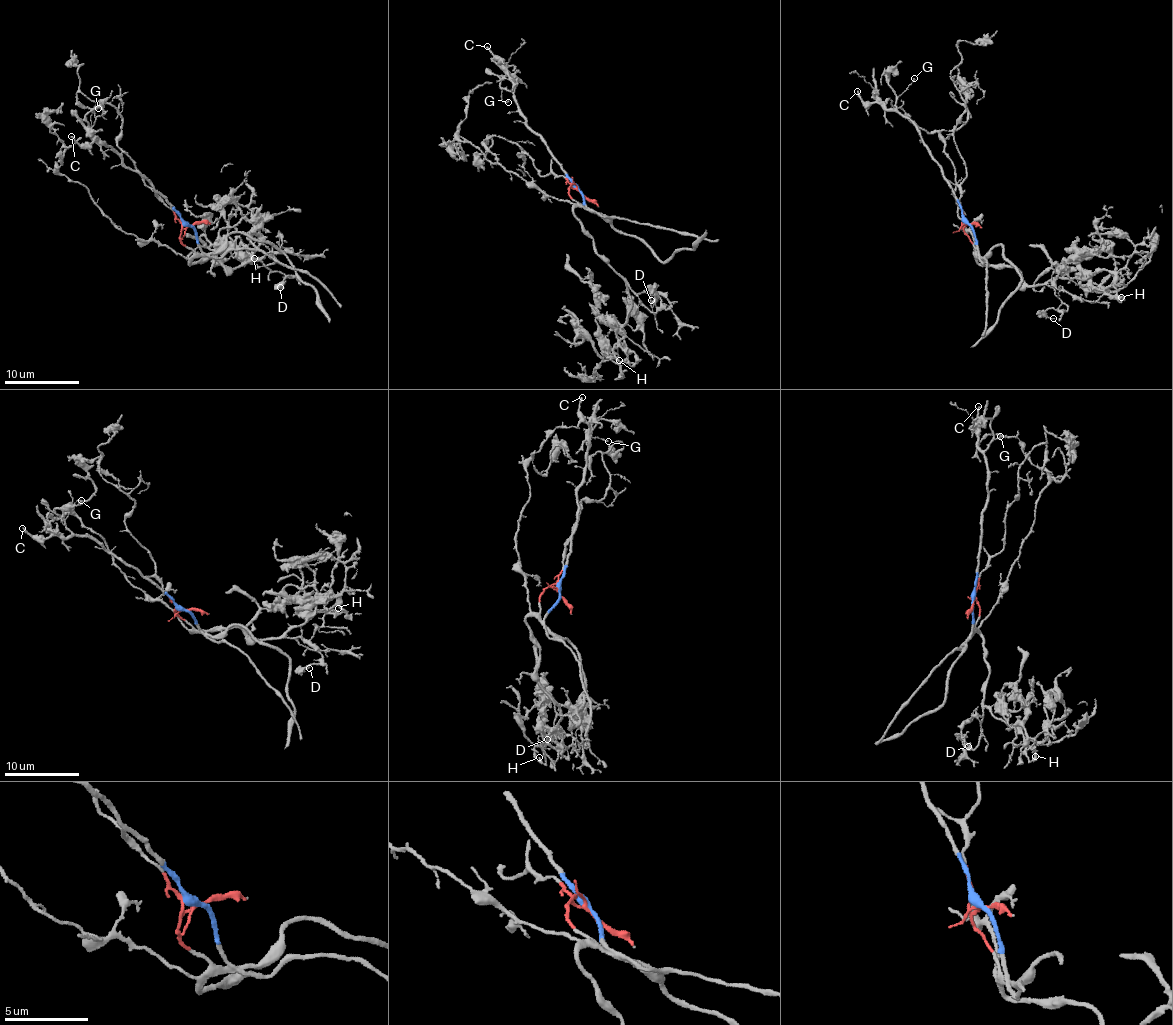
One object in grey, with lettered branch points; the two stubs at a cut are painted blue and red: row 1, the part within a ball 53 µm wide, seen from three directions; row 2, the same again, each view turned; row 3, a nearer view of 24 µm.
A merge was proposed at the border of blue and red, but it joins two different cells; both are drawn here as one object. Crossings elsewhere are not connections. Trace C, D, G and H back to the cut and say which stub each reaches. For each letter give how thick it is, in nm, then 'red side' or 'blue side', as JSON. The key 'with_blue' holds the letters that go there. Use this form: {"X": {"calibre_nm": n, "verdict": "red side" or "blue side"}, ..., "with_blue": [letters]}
{"C": {"calibre_nm": 180, "verdict": "blue side"}, "D": {"calibre_nm": 120, "verdict": "red side"}, "G": {"calibre_nm": 100, "verdict": "blue side"}, "H": {"calibre_nm": 220, "verdict": "red side"}, "with_blue": ["C", "G"]}

